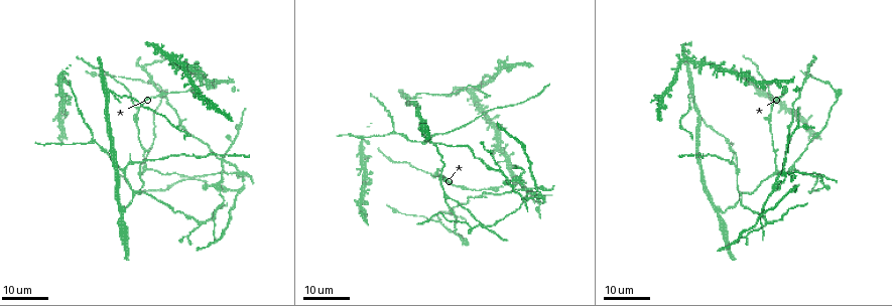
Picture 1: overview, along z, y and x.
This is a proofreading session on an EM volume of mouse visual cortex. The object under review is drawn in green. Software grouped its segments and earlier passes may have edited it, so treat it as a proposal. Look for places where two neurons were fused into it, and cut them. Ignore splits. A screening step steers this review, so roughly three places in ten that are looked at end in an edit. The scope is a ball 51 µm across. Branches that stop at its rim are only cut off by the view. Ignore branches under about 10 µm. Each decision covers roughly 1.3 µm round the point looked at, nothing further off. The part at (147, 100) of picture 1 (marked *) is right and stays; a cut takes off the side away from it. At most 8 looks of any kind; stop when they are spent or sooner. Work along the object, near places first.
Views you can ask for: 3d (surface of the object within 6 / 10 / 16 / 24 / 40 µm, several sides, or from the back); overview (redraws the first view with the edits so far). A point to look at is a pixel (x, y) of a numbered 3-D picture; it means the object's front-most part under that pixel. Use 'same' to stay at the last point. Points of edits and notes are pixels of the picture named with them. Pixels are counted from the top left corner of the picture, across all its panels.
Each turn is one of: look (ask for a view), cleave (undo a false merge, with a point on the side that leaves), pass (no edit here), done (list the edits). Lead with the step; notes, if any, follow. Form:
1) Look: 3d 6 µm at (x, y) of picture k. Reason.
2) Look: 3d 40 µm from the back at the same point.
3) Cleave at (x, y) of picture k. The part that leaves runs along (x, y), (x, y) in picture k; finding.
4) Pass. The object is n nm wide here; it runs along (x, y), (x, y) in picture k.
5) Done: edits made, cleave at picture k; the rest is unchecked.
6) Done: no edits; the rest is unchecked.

Look: 3d 24 µm at (739, 169) of picture 1. Small branch off a trunk.

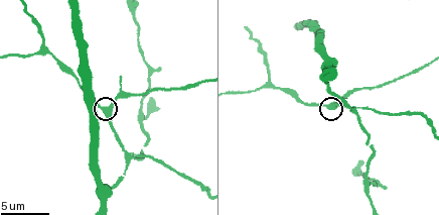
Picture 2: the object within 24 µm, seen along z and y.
Look: 3d 6 µm at (105, 110) of picture 2.

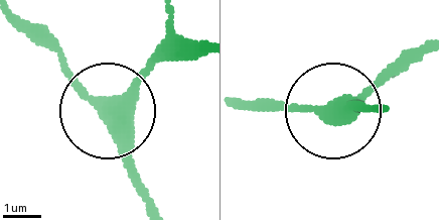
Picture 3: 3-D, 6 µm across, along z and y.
Pass. 3 arms meet here; it runs along (382, 106), (244, 106) in picture 3; one neuron here.

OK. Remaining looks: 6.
Look: 3d 16 µm at (189, 90) of picture 1. Sudden change in width.

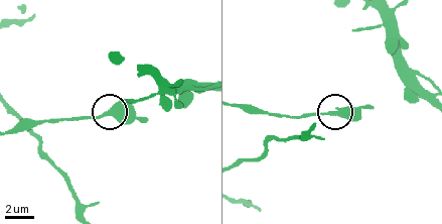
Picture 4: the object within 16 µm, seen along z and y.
Look: 3d 6 µm at (331, 113) of picture 4.

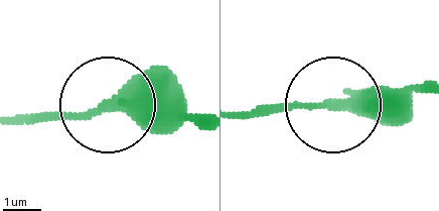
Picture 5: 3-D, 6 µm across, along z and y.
Look: 3d 6 µm from the back at (334, 104) of picture 5. From behind.

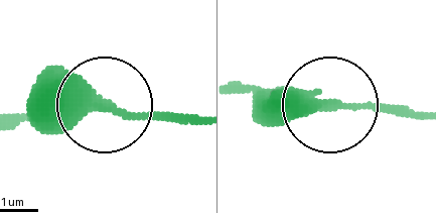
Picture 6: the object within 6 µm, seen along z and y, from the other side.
Pass. It runs along (193, 116), (98, 107), (11, 116) in picture 6; one neuron here.

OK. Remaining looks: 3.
Look: 3d 16 µm at (367, 188) of picture 2. A fork.

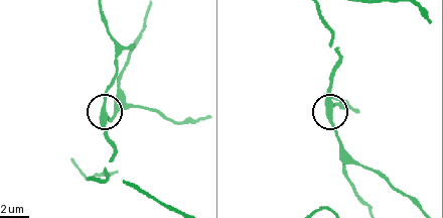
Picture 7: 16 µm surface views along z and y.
Look: 3d 6 µm at (328, 116) of picture 7. Zoom in.

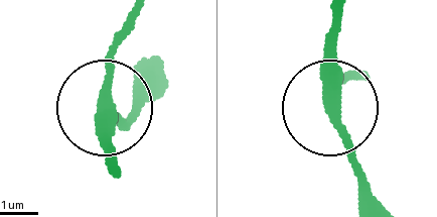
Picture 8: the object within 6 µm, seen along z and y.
Pass. It runs along (367, 80), (328, 100), (328, 35) in picture 8; one neuron here.

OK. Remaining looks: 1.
Done: no edits; the rest is unchecked.

